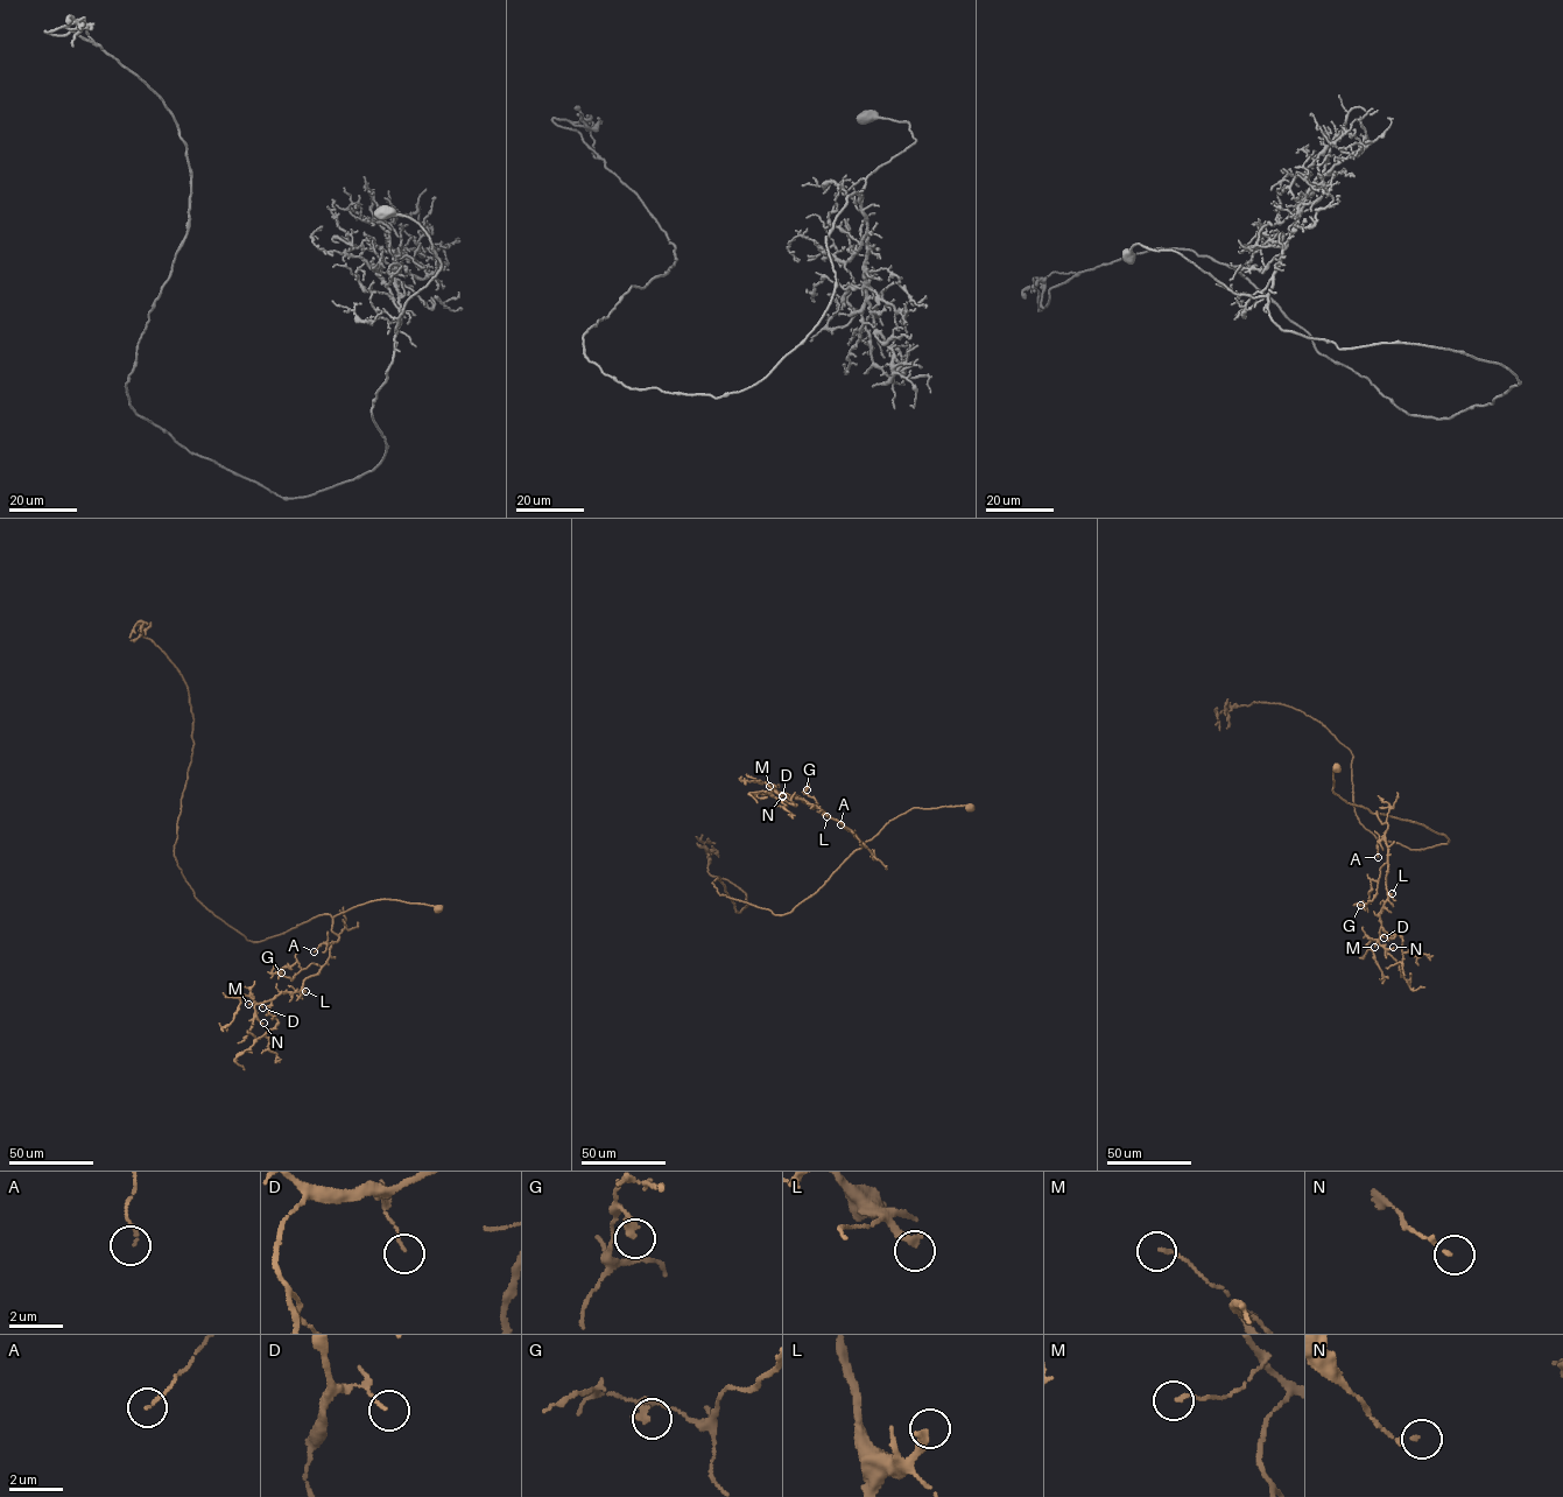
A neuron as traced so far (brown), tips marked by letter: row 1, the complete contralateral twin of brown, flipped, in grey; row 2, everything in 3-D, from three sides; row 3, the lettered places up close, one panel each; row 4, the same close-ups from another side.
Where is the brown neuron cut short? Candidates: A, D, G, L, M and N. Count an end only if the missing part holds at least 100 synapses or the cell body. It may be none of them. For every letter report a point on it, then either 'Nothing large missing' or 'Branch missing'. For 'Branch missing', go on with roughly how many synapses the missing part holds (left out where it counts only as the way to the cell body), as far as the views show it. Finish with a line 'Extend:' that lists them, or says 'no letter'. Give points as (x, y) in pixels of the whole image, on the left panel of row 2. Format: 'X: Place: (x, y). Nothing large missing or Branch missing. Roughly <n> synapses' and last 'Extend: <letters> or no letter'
A: Place: (314, 951). Nothing large missing
D: Place: (262, 1007). Nothing large missing
G: Place: (281, 972). Nothing large missing
L: Place: (305, 991). Branch missing. Roughly 140 synapses
M: Place: (248, 1004). Nothing large missing
N: Place: (263, 1023). Nothing large missing
Extend: L

